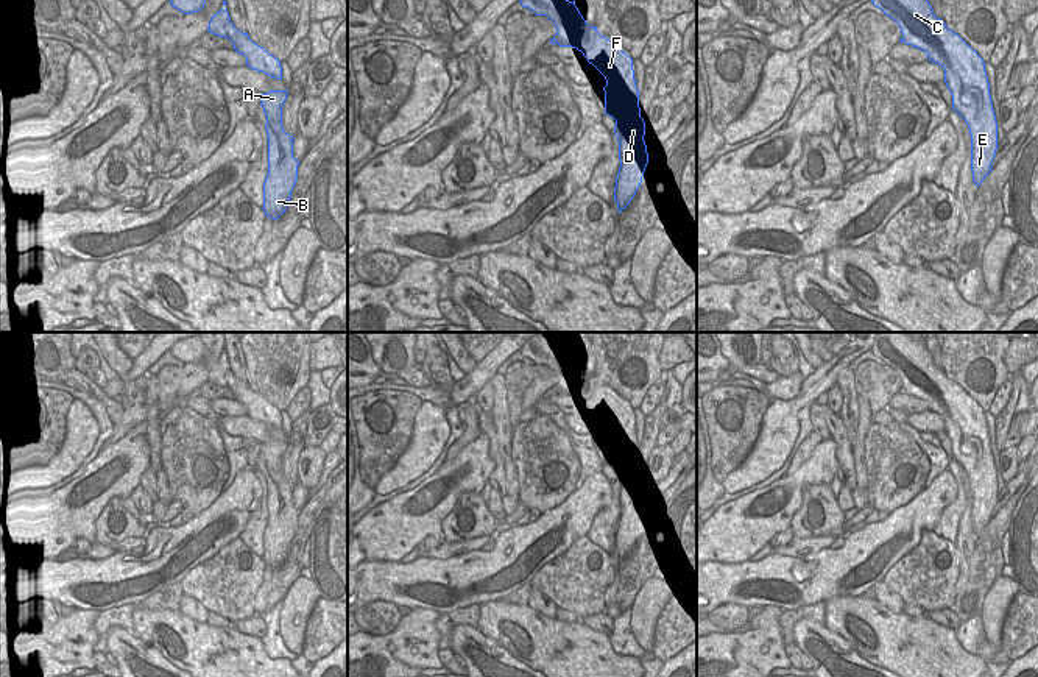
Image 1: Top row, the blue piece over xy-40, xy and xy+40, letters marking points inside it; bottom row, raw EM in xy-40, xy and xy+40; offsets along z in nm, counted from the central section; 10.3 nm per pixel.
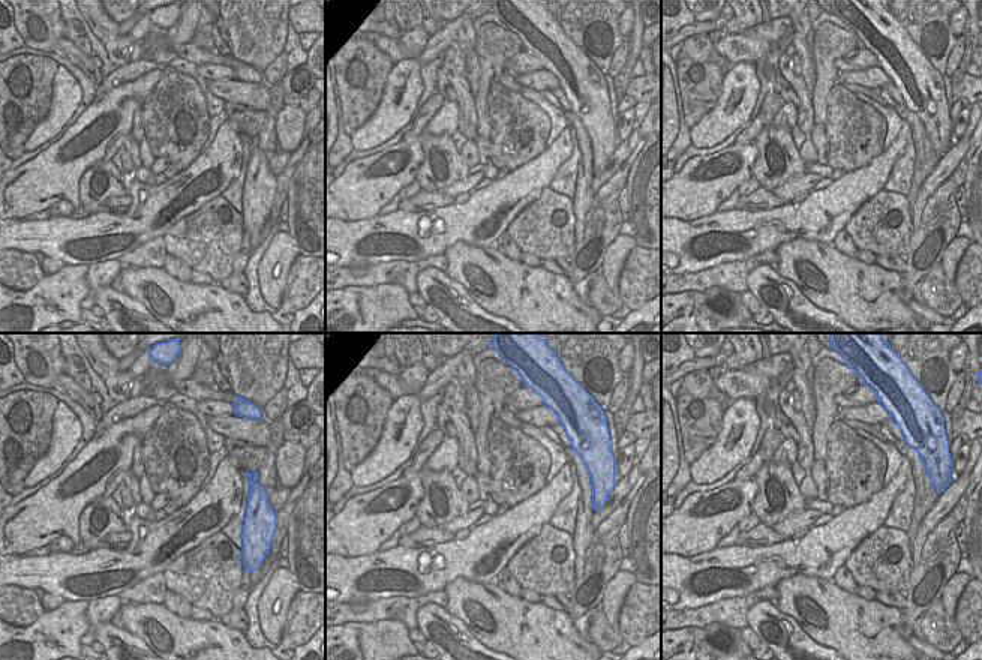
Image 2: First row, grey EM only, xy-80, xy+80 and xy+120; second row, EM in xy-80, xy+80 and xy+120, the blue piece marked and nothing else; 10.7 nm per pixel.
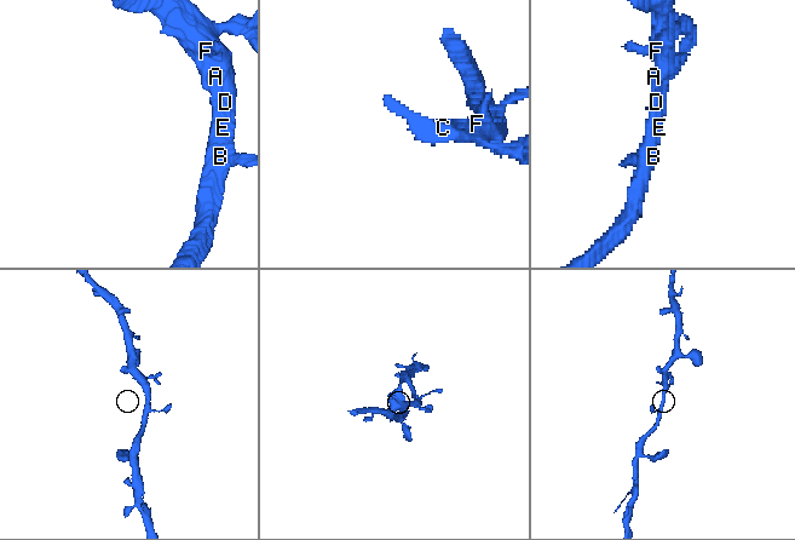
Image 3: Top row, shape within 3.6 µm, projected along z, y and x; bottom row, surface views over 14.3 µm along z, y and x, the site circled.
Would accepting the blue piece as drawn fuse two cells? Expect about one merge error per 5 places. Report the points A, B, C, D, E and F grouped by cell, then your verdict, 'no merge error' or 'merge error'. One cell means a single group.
groups A B C D E F; no merge error

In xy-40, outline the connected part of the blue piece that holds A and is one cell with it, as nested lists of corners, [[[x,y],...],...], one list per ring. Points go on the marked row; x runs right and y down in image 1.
[[[287,90],[262,94],[260,105],[267,117],[268,173],[263,183],[263,212],[277,220],[287,209],[298,179],[299,161],[293,156],[293,136],[282,128],[282,106]]]

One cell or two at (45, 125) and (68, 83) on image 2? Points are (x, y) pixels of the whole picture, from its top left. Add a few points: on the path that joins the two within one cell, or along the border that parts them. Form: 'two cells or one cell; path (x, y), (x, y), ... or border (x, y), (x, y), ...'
one cell; path (56, 114), (63, 107), (66, 93)

